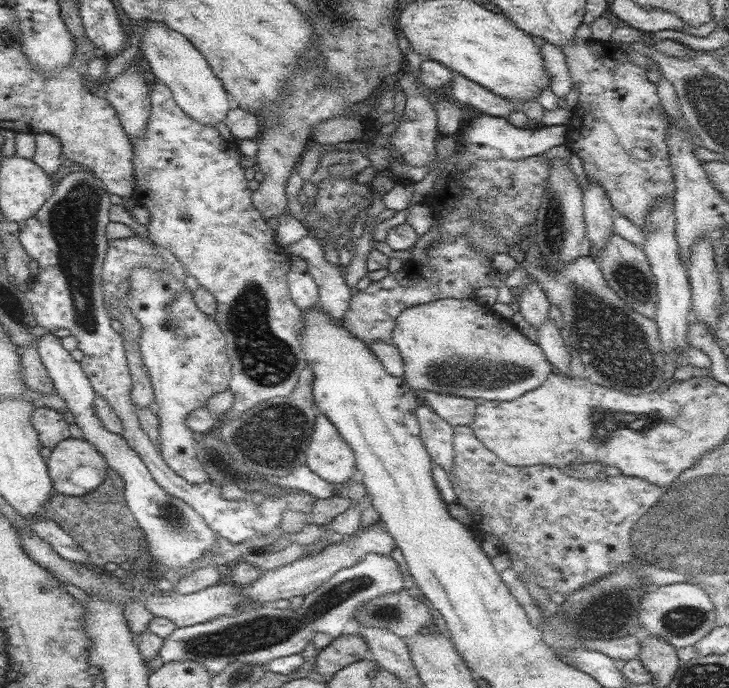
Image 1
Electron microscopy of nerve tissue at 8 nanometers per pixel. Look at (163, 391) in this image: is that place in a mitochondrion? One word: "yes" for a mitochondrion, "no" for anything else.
no

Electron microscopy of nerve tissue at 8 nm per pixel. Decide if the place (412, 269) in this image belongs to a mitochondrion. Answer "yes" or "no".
no

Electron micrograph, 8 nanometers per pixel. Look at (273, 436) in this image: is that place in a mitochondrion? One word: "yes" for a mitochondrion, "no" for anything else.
yes

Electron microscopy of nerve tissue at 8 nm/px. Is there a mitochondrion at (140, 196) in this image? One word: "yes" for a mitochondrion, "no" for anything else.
no

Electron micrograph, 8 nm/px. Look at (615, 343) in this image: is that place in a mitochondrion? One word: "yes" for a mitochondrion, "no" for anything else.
yes

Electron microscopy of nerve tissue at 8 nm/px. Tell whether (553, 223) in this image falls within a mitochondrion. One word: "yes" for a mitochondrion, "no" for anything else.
yes

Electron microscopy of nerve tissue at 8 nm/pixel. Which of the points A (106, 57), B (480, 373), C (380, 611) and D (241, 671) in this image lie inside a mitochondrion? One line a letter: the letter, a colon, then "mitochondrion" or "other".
A: other
B: mitochondrion
C: mitochondrion
D: mitochondrion

